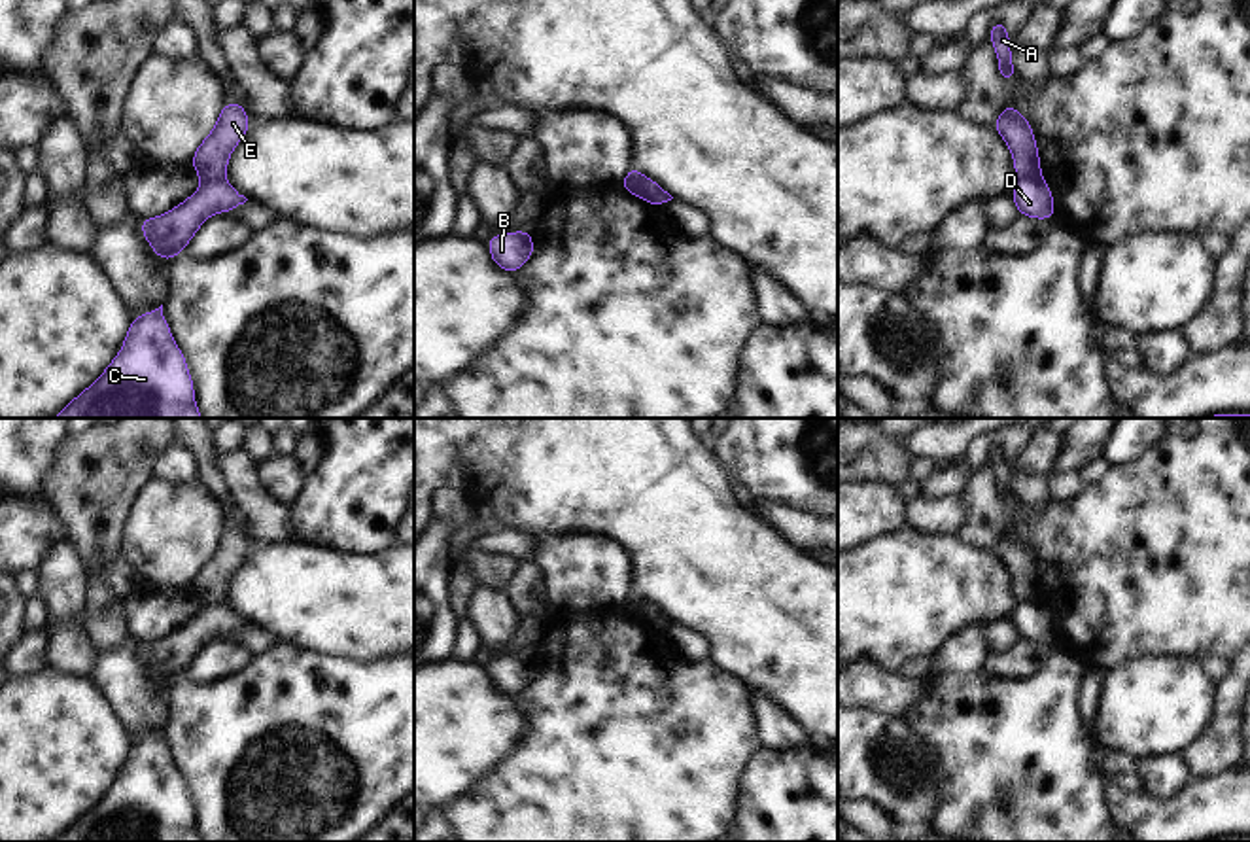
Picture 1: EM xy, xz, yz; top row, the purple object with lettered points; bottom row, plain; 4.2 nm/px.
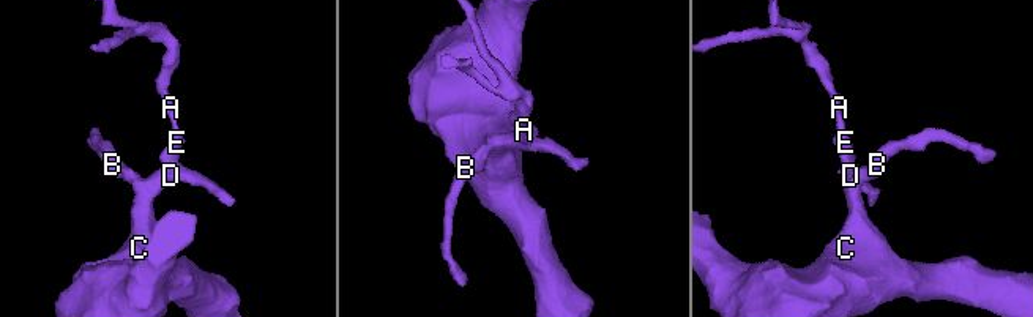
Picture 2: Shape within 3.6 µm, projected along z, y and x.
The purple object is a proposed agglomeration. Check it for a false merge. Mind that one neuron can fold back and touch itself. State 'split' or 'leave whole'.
split

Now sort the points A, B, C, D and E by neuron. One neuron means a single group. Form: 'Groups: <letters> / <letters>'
Groups: A E / B C D.

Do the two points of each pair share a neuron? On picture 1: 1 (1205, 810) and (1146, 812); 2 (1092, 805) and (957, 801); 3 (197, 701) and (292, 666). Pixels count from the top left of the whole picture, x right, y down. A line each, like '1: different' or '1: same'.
1: same
2: same
3: same

